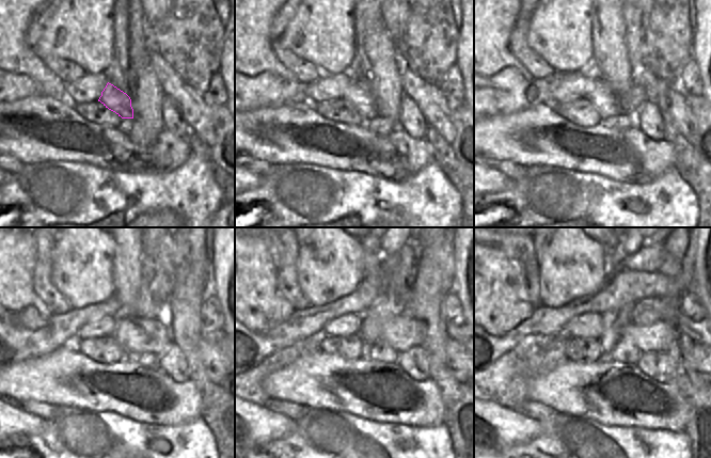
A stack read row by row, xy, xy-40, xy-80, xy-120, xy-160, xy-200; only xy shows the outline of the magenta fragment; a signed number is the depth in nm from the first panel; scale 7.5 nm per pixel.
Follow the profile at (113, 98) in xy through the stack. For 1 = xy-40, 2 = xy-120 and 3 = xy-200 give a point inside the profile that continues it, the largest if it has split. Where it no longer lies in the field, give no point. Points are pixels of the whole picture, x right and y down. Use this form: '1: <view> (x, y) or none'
1: xy-40 (360, 97)
2: xy-120 (133, 334)
3: xy-200 (658, 336)

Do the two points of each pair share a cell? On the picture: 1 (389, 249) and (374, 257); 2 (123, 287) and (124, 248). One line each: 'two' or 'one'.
1: two
2: one

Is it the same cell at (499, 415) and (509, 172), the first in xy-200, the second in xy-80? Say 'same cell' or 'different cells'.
different cells

